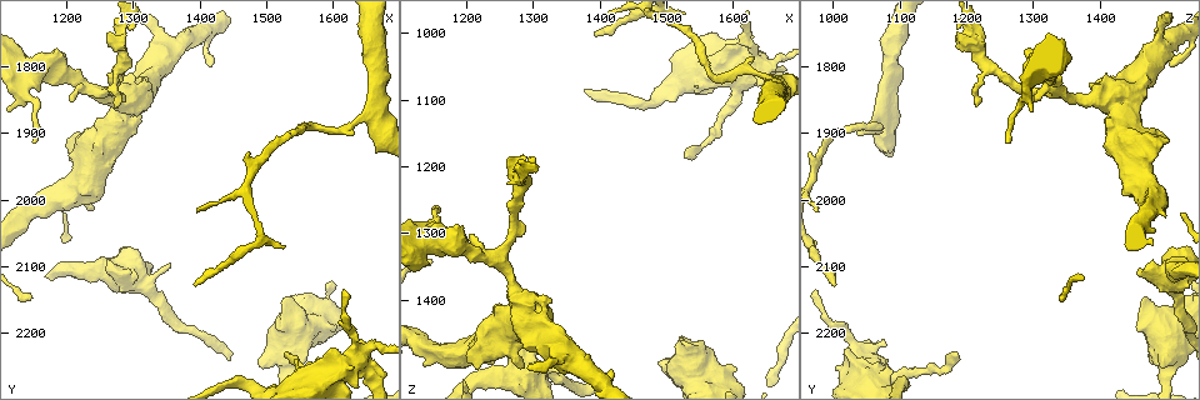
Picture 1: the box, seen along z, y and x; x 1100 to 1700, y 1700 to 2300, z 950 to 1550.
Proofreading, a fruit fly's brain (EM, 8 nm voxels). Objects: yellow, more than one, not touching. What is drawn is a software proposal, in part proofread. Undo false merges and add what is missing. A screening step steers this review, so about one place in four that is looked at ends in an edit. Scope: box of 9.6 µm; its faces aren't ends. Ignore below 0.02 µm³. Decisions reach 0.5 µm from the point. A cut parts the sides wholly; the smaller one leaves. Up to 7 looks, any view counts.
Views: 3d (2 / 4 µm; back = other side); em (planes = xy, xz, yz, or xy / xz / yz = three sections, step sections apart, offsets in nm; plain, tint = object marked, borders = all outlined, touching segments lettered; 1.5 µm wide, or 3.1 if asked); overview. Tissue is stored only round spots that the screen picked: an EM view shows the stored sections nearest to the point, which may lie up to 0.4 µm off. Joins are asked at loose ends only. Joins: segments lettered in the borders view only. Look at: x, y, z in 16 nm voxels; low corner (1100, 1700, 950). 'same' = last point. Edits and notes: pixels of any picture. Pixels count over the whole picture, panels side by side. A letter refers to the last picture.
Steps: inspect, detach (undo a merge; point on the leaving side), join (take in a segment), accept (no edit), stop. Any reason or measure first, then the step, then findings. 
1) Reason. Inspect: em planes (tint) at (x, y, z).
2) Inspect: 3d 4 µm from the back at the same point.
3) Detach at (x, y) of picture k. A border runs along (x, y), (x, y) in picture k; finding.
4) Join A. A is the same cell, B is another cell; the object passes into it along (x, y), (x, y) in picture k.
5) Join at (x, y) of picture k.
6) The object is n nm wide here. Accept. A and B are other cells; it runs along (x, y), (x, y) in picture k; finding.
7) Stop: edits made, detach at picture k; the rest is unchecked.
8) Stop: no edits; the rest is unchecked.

Branch point. Inspect: em planes (borders) at (1250, 1835, 1335).

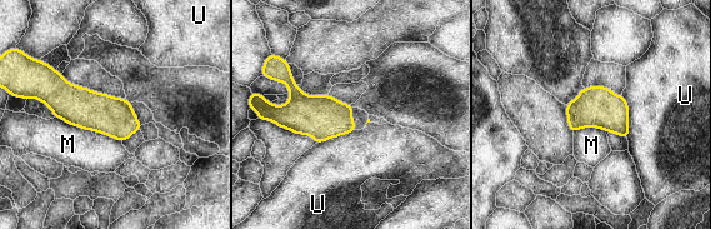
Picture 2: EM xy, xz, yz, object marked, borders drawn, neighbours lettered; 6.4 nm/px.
The object is 240 nm wide here; the longest contact is with M, 460 nm. Accept. M and U are other cells; one cell here.

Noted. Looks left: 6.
Tapers out. Inspect: 3d 4 µm at (1150, 1915, 1260).

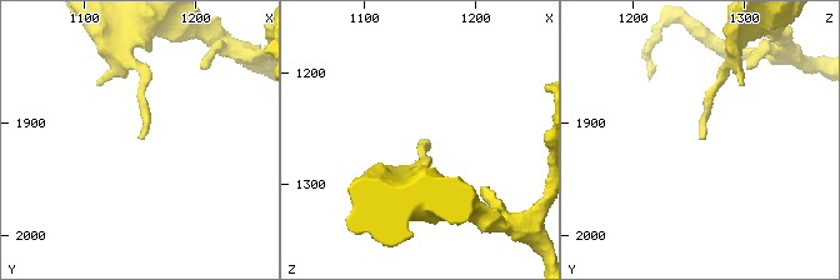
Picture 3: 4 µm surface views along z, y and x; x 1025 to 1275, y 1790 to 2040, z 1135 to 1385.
Inspect: em xz step 4 (tint) at (1152, 1916, 1260).

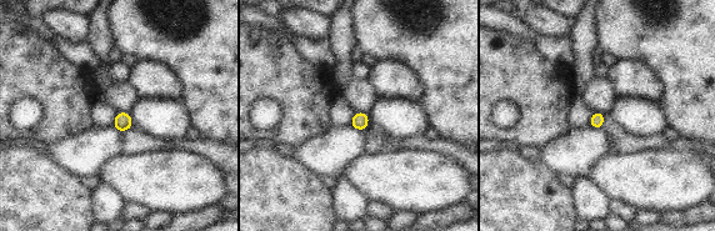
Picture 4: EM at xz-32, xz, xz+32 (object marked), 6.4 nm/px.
Inspect: em planes (borders) at the same point.

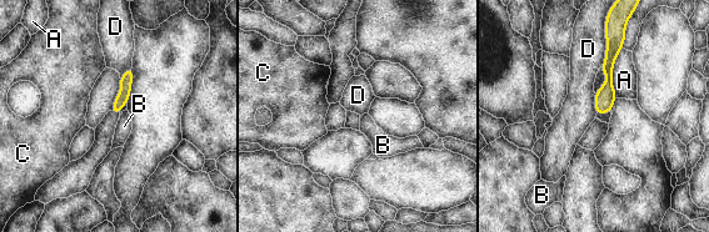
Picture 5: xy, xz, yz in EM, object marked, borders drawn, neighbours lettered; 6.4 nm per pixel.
Accept. A, B, C and D are other cells; a border runs along (605, 30), (607, 51), (600, 66) in picture 5; no lettered segment goes on from it.

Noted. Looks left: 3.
Branch stops here. Inspect: 3d 2 µm at (1270, 1860, 1210).

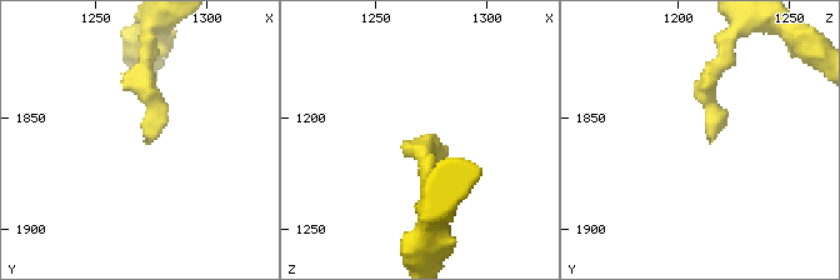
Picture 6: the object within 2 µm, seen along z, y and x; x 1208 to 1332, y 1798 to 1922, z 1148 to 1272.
Inspect: em planes (borders) at (1271, 1861, 1217).

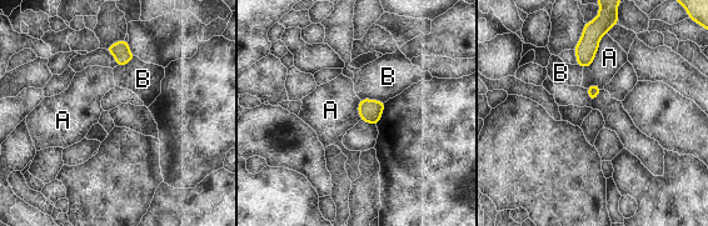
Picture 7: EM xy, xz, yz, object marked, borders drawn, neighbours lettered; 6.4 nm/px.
Accept. A and B are other cells; a border runs along (606, 33), (593, 61), (583, 69) in picture 7; none of them fits.

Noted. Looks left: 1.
Stop: no edits; the rest is unchecked.

